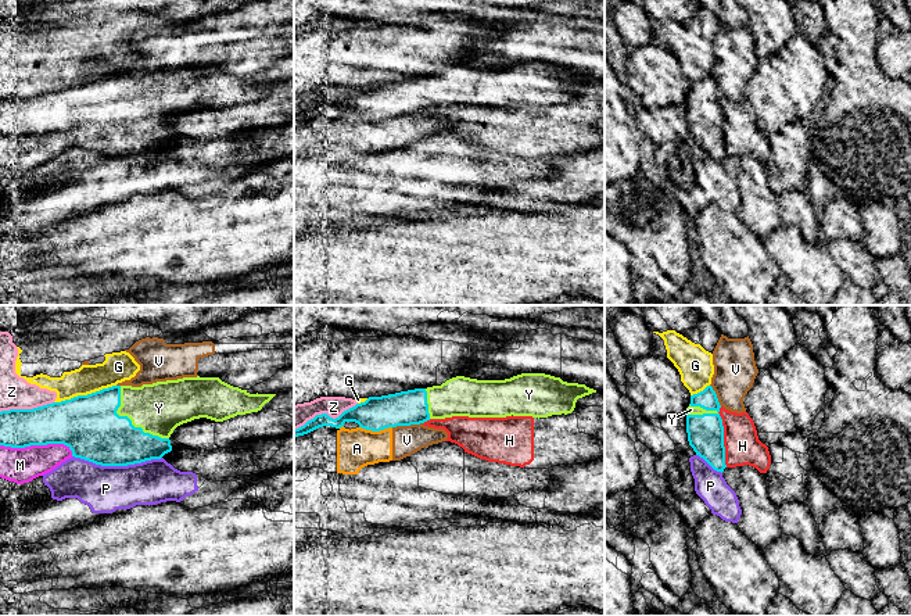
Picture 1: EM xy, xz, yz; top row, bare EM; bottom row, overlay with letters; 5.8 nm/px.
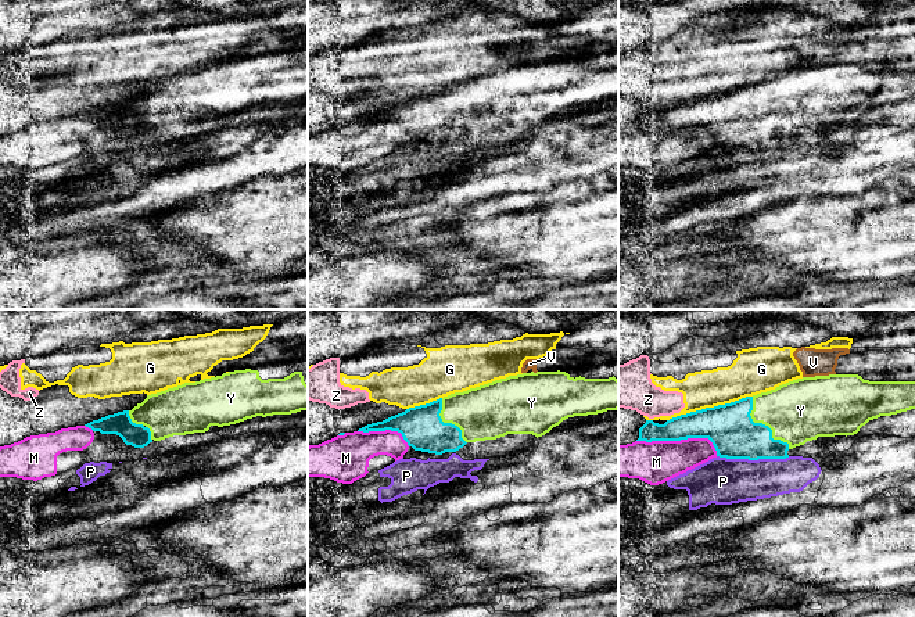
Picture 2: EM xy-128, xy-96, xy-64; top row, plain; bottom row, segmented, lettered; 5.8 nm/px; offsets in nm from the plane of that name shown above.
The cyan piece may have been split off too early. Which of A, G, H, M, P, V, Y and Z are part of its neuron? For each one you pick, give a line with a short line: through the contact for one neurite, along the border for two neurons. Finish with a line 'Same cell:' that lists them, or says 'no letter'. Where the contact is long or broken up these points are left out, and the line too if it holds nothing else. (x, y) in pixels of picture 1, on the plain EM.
Same cell: Y

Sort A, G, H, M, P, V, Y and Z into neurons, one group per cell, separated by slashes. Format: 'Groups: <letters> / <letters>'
Groups: A V / G Z / H / M / P / Y

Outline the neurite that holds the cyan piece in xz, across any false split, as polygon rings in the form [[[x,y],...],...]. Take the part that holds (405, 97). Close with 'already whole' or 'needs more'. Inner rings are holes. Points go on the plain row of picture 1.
[[[521,62],[505,69],[456,65],[441,75],[369,86],[336,108],[327,103],[316,104],[304,115],[294,118],[294,126],[323,115],[340,118],[345,111],[355,111],[362,118],[380,121],[452,105],[506,107],[513,104],[539,108],[571,103],[577,89],[592,82],[596,79],[585,74],[567,72],[545,62]]]; needs more

